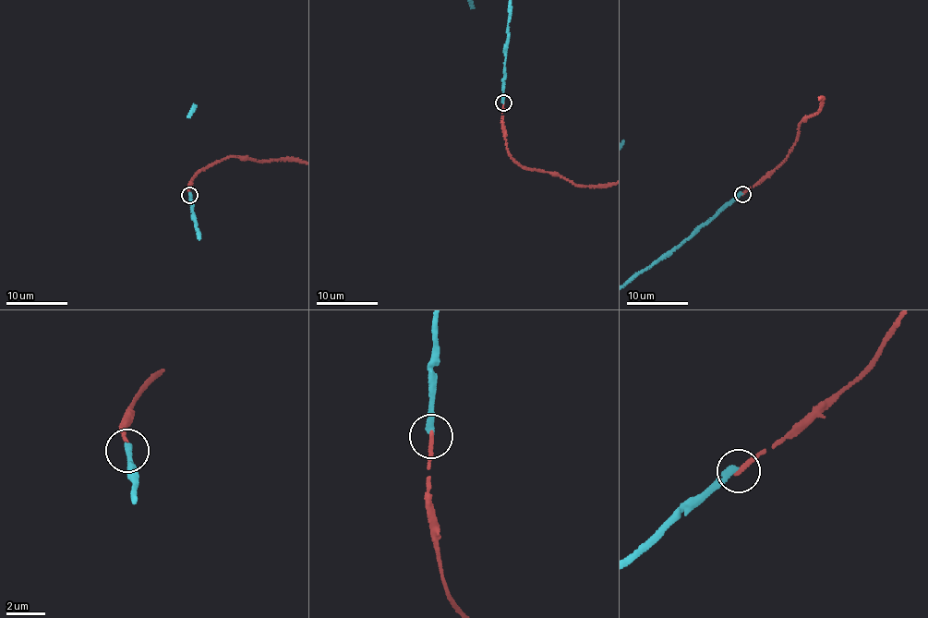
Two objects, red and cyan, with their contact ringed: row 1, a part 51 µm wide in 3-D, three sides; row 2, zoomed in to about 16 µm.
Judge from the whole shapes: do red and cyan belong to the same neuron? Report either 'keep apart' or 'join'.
keep apart

